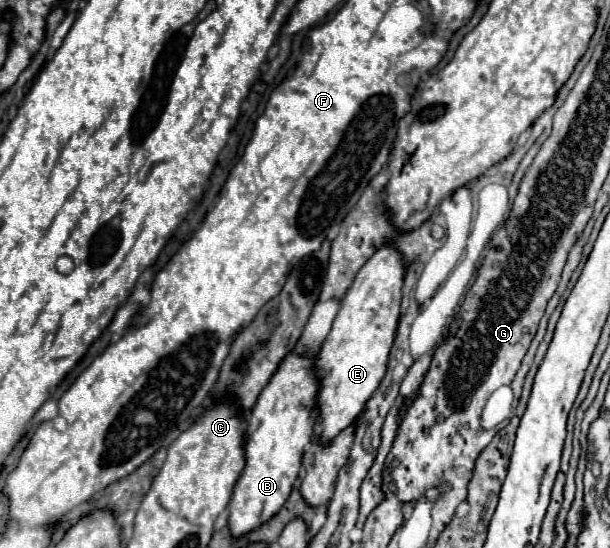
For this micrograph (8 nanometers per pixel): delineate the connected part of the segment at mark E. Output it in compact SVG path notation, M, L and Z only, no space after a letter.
M383 245L361 267L353 285L345 293L341 311L337 313L331 333L323 341L317 355L317 377L321 381L317 403L323 425L321 437L325 443L359 417L365 401L375 393L381 379L385 377L389 351L395 341L401 313L403 279L403 255L395 247Z

